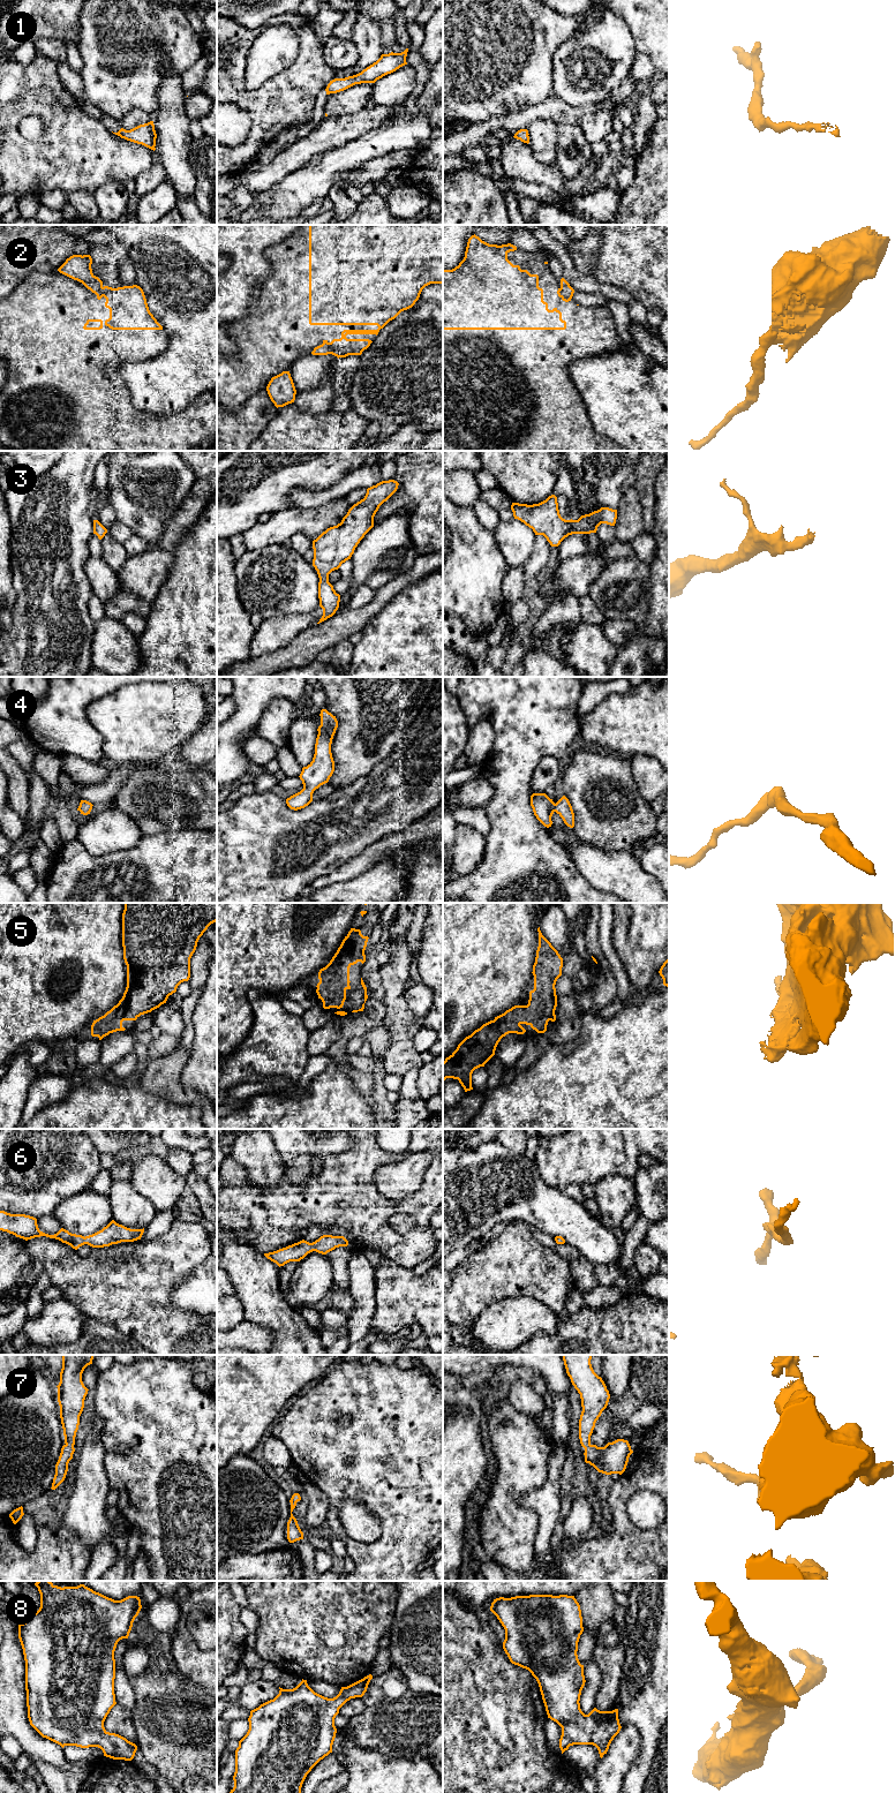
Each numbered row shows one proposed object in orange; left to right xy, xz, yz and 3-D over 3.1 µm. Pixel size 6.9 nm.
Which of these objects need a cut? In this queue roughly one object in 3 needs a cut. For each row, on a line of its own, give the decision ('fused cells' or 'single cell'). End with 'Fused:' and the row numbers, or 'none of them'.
1: single cell
2: fused cells
3: single cell
4: single cell
5: single cell
6: single cell
7: single cell
8: single cell
Fused: 2

